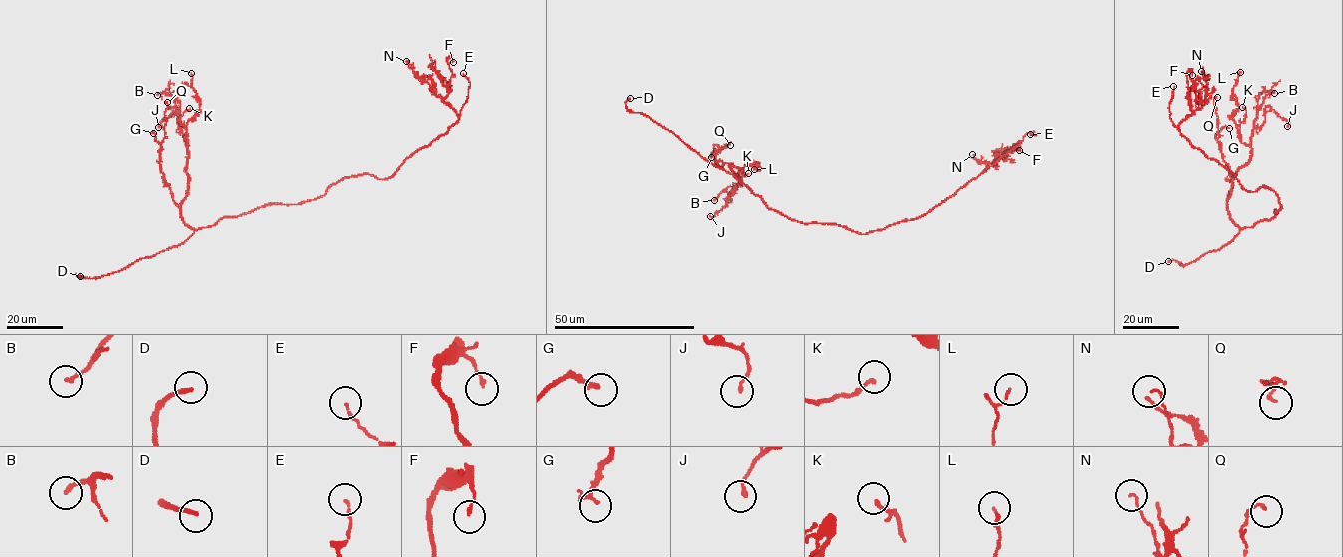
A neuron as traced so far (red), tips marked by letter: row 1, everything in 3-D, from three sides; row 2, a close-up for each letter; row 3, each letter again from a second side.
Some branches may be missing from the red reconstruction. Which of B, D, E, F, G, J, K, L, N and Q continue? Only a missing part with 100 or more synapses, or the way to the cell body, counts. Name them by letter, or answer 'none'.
D

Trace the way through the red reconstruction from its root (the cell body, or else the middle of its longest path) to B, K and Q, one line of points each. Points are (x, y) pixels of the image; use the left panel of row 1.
B: (301, 202), (267, 204), (192, 229), (181, 215), (188, 173), (180, 102), (165, 93), (157, 95)
K: (301, 202), (267, 204), (192, 229), (182, 220), (181, 212), (188, 188), (188, 135), (179, 117), (189, 108)
Q: (301, 202), (267, 204), (192, 229), (182, 220), (160, 167), (167, 102)

